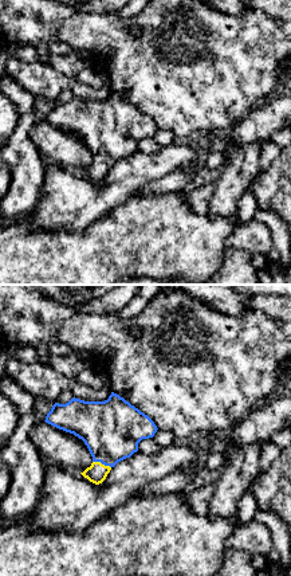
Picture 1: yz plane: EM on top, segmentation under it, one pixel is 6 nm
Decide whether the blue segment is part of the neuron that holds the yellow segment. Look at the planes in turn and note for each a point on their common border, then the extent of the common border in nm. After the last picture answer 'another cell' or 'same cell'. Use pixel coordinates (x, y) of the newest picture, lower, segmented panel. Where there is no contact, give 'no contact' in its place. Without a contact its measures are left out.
contact (101, 463); length 120 nm

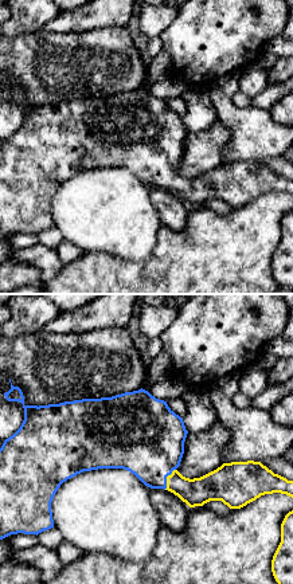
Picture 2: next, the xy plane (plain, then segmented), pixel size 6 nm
contact (167, 479); length 140 nm

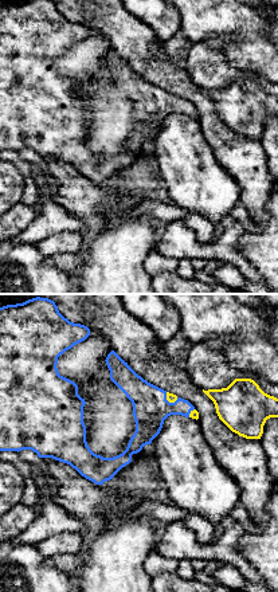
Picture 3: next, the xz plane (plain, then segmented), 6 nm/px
contact (169, 402); length 90 nm

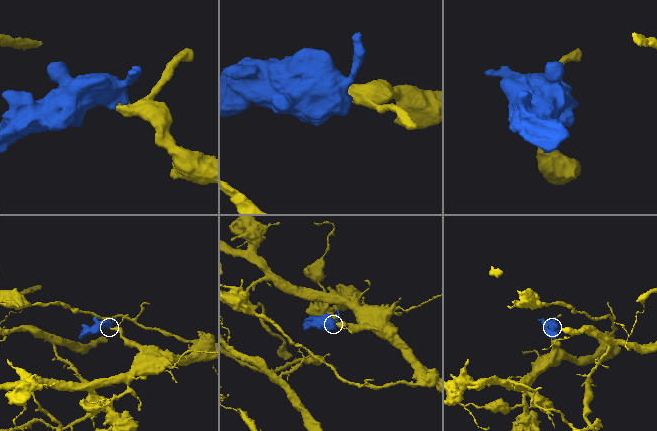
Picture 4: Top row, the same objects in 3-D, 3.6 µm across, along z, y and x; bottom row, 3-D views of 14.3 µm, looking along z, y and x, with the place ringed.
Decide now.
same cell

